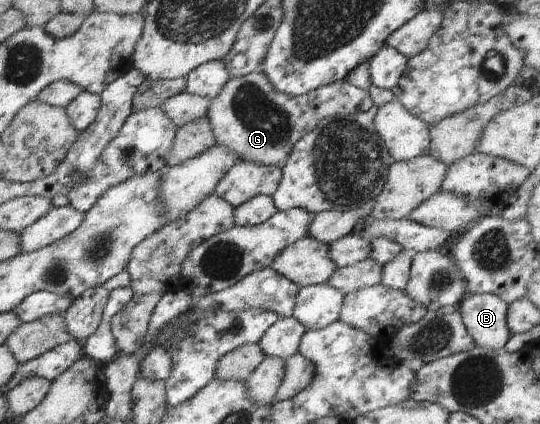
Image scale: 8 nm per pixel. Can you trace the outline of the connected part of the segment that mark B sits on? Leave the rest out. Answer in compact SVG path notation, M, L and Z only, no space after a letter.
M467 293L459 303L464 327L482 349L508 348L512 333L507 324L508 304L492 294Z

